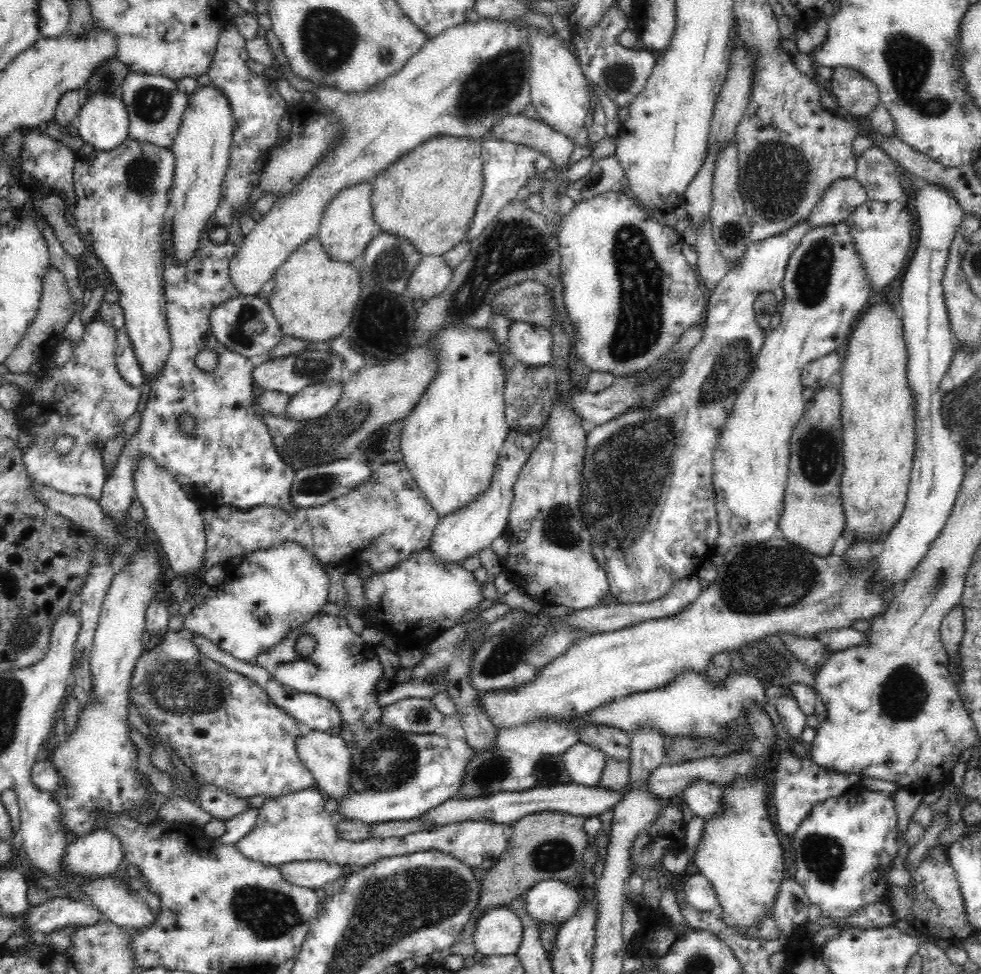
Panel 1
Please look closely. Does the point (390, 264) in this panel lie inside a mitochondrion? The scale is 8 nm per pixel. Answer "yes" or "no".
yes

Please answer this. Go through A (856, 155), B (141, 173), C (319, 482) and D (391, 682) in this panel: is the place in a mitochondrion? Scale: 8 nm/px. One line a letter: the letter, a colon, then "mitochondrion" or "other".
A: other
B: mitochondrion
C: mitochondrion
D: other

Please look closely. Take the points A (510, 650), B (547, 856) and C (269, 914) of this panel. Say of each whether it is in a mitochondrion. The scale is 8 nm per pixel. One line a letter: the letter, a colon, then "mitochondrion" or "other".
A: mitochondrion
B: mitochondrion
C: mitochondrion

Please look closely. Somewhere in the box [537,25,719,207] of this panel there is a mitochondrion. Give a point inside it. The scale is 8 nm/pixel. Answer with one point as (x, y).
(619, 76)

